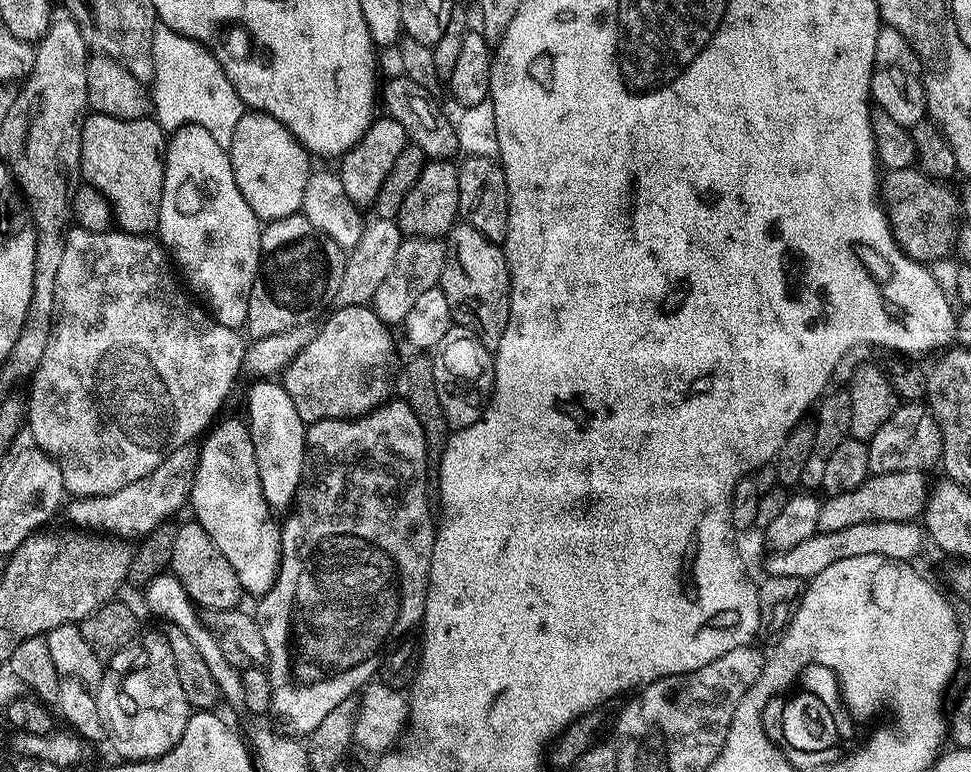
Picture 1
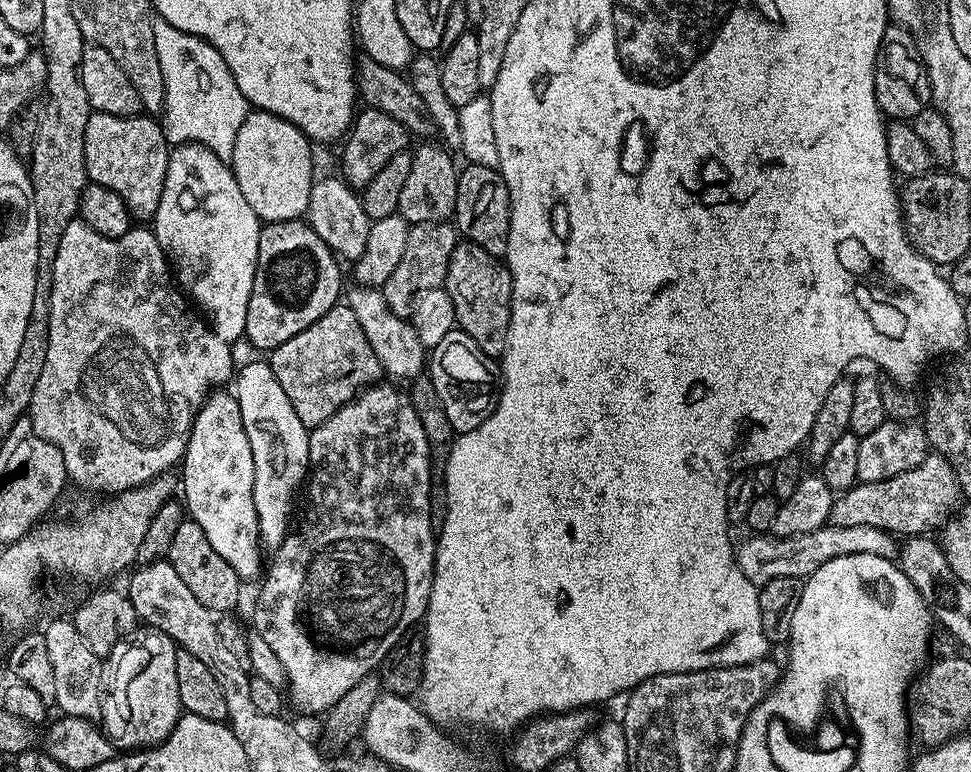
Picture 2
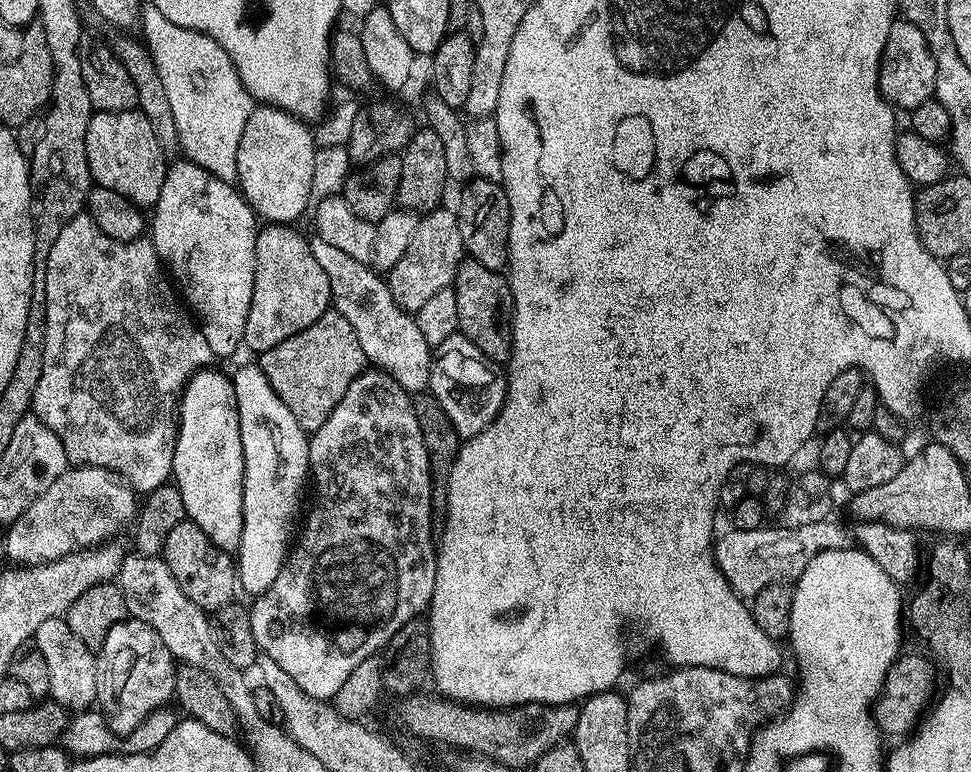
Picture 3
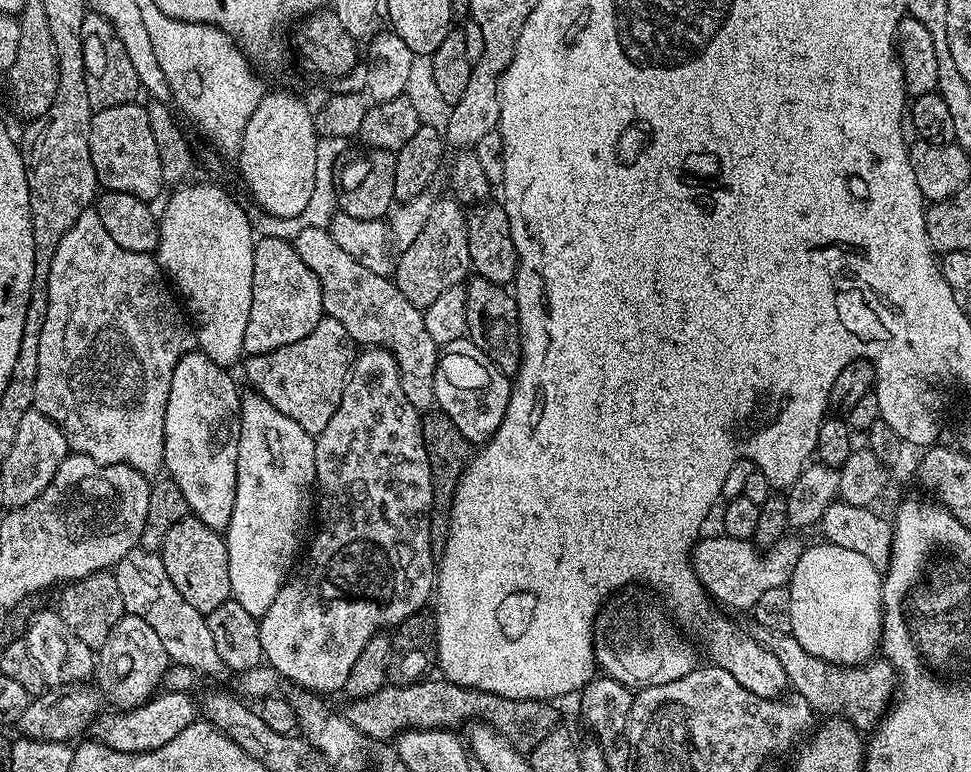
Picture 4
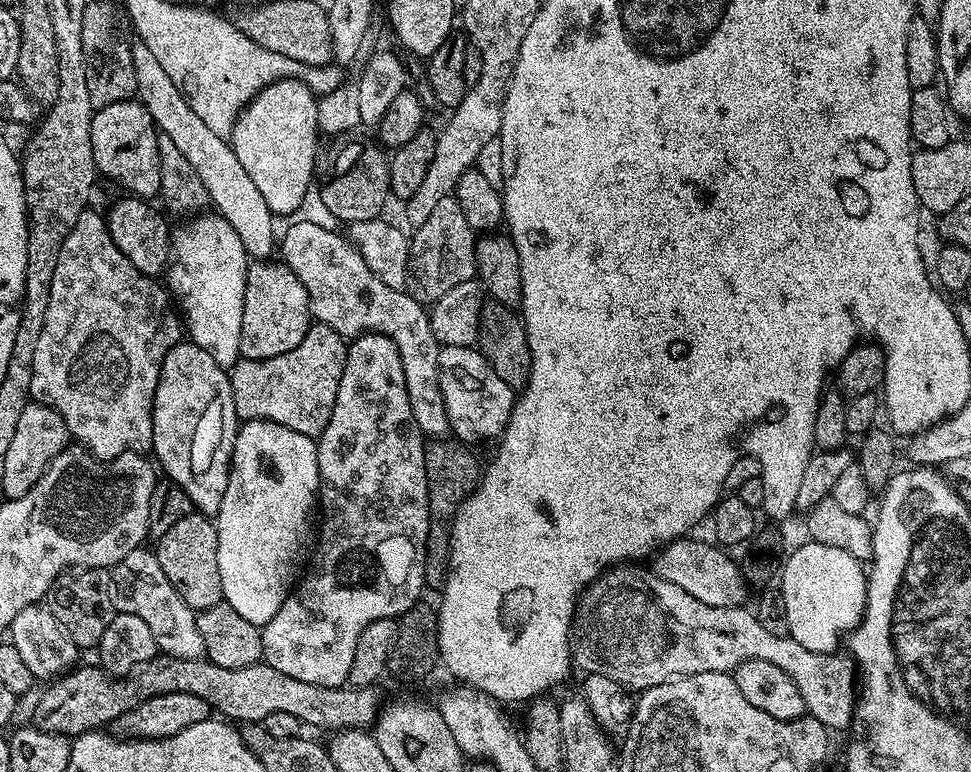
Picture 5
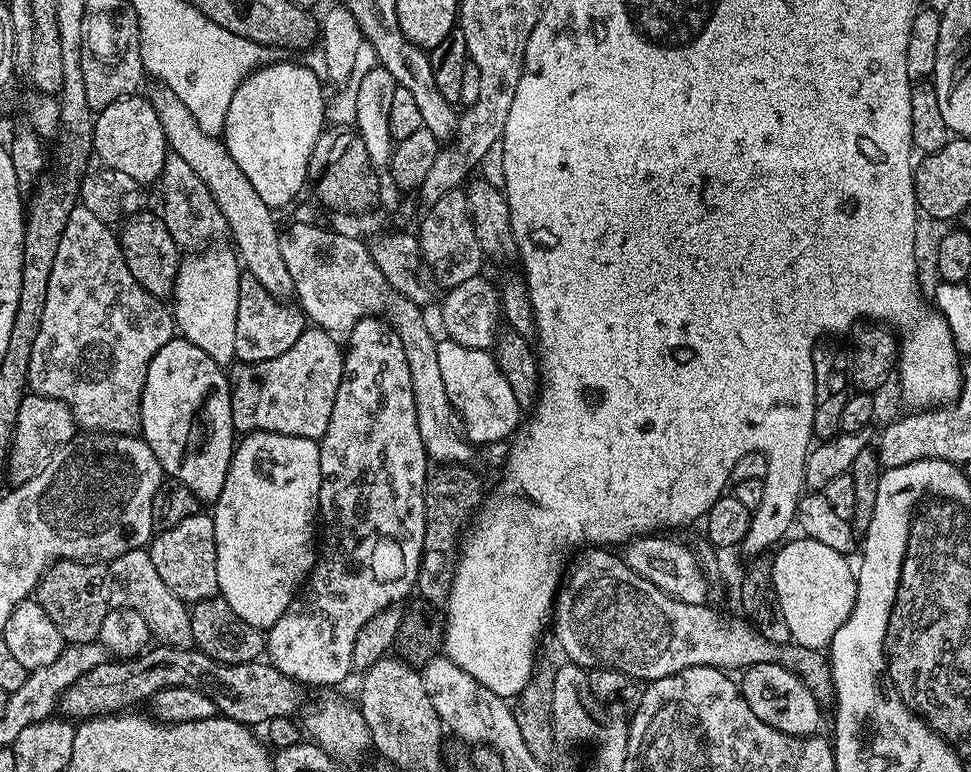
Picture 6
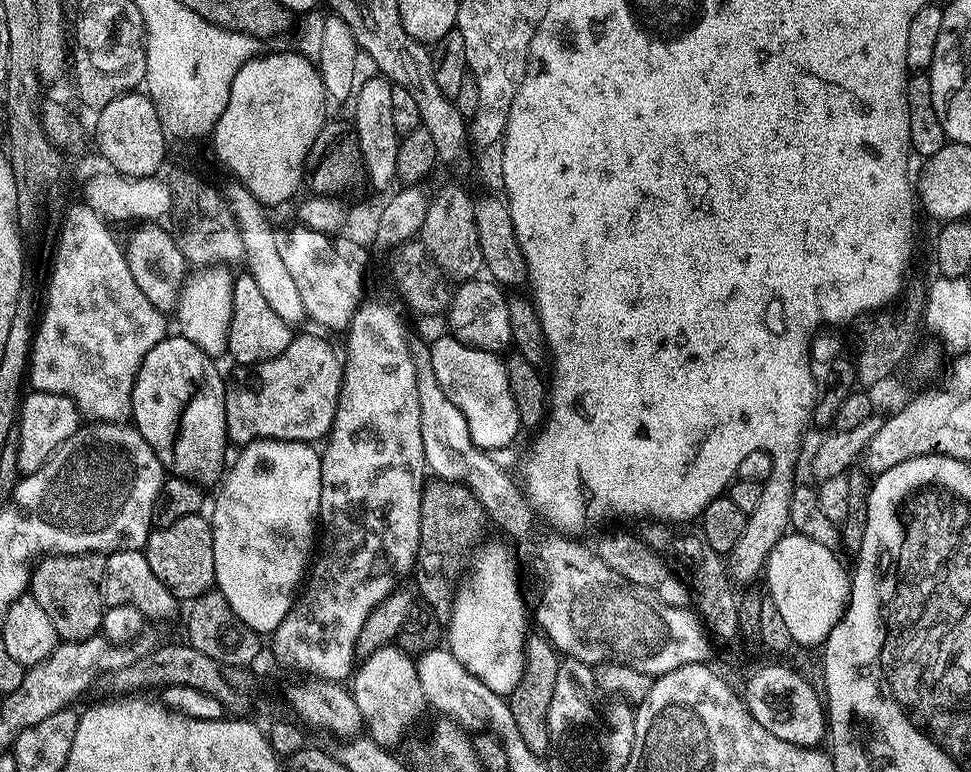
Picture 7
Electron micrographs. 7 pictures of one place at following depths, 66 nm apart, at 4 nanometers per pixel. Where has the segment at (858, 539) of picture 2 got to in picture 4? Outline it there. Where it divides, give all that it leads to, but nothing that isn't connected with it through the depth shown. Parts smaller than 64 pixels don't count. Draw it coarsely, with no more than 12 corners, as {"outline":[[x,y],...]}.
{"outline":[[723,534],[697,540],[692,569],[717,605],[750,610],[785,587],[802,551],[760,553]]}

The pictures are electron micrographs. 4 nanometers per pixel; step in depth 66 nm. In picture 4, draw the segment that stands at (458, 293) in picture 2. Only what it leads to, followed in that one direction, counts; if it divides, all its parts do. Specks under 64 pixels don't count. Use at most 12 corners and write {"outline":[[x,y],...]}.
{"outline":[[473,275],[467,339],[505,376],[520,369],[515,295]]}

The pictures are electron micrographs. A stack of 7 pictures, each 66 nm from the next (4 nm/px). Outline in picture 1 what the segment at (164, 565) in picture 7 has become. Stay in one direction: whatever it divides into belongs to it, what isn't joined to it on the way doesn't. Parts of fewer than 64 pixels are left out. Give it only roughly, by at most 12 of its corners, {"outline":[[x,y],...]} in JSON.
{"outline":[[195,522],[174,534],[171,575],[219,614],[242,597],[238,574]]}

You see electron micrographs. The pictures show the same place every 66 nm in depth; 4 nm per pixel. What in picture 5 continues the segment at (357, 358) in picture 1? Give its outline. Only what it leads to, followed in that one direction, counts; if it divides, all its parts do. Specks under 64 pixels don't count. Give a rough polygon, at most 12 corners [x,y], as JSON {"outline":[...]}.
{"outline":[[316,322],[294,350],[237,360],[237,417],[318,438],[345,337]]}

